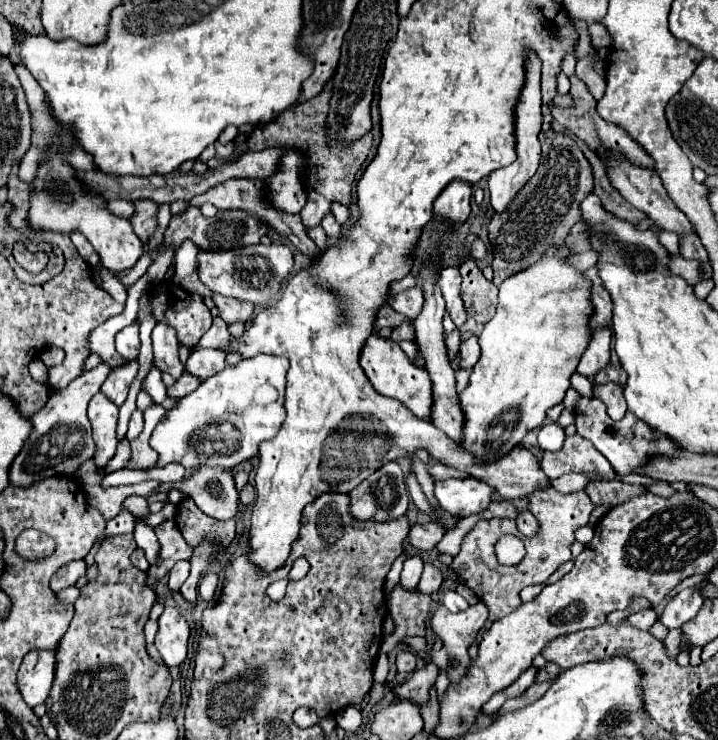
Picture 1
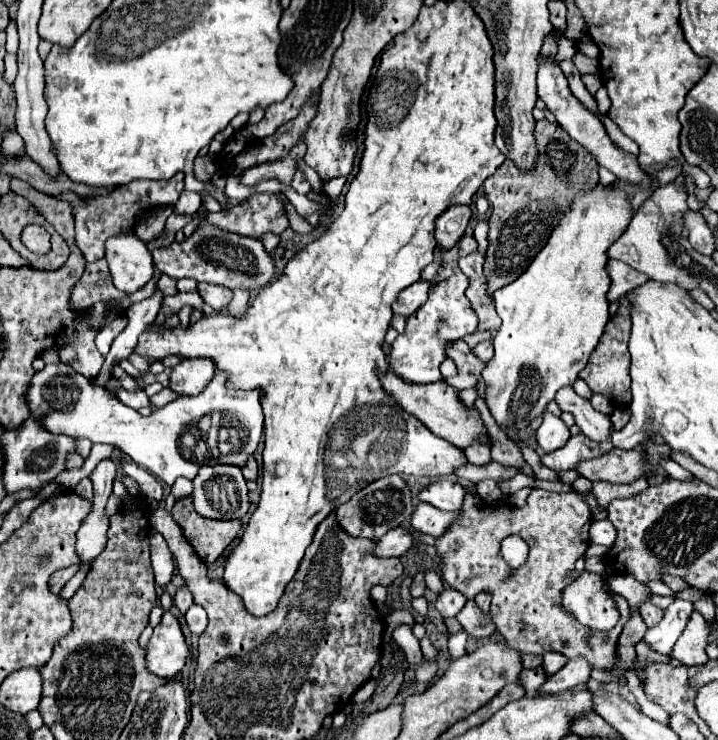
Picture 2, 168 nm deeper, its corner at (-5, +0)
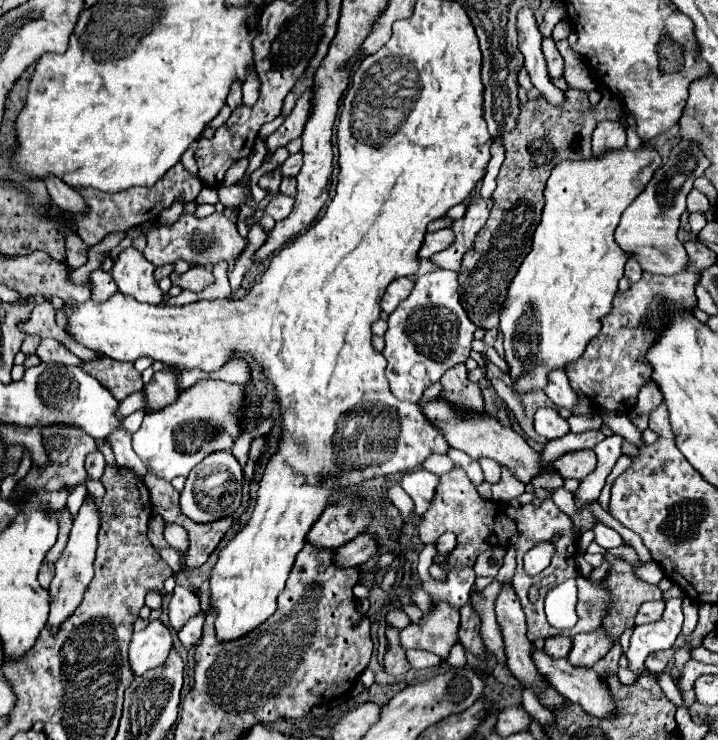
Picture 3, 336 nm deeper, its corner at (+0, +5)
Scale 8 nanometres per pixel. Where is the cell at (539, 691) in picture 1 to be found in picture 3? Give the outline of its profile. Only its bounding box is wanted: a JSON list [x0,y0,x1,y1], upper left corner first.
[568,628,614,666]

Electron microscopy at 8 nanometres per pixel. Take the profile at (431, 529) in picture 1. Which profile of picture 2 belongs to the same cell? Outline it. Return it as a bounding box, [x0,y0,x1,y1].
[375,527,415,557]

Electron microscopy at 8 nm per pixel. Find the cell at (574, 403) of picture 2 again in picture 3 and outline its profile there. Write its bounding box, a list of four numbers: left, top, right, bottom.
[544,368,578,408]

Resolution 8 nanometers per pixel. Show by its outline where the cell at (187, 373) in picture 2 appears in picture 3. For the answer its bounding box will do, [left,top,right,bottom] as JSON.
[144,370,178,412]

